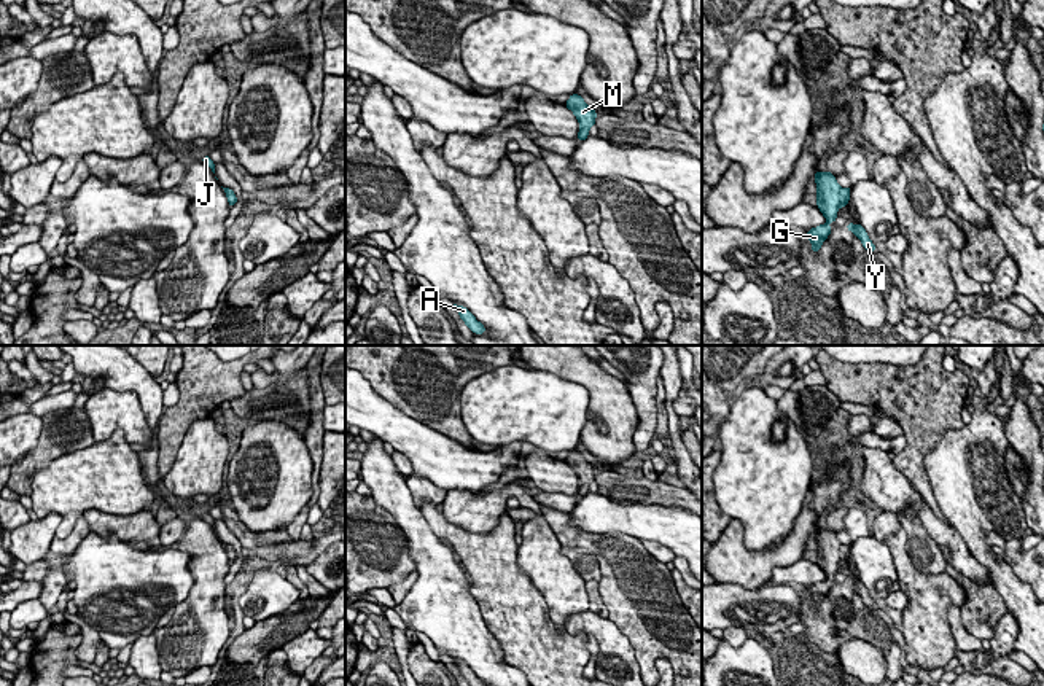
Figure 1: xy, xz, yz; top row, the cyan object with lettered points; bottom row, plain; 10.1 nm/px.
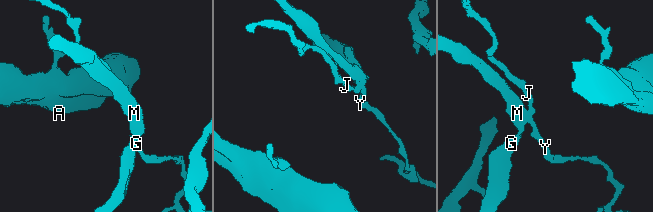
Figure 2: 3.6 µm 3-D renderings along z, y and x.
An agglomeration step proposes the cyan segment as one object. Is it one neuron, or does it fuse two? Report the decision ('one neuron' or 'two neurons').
two neurons

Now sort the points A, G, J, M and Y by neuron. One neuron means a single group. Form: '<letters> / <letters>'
A G M / J Y

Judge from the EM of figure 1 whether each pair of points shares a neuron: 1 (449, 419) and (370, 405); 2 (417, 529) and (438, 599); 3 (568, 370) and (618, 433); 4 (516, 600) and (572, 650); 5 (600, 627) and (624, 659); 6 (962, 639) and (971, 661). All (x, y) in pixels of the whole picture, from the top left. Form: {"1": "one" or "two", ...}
{"1": "two", "2": "one", "3": "one", "4": "one", "5": "one", "6": "two"}

